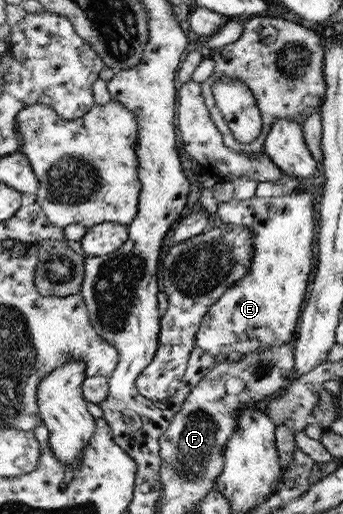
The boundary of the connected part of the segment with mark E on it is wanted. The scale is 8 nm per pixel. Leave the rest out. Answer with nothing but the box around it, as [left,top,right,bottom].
[197,184,315,358]

